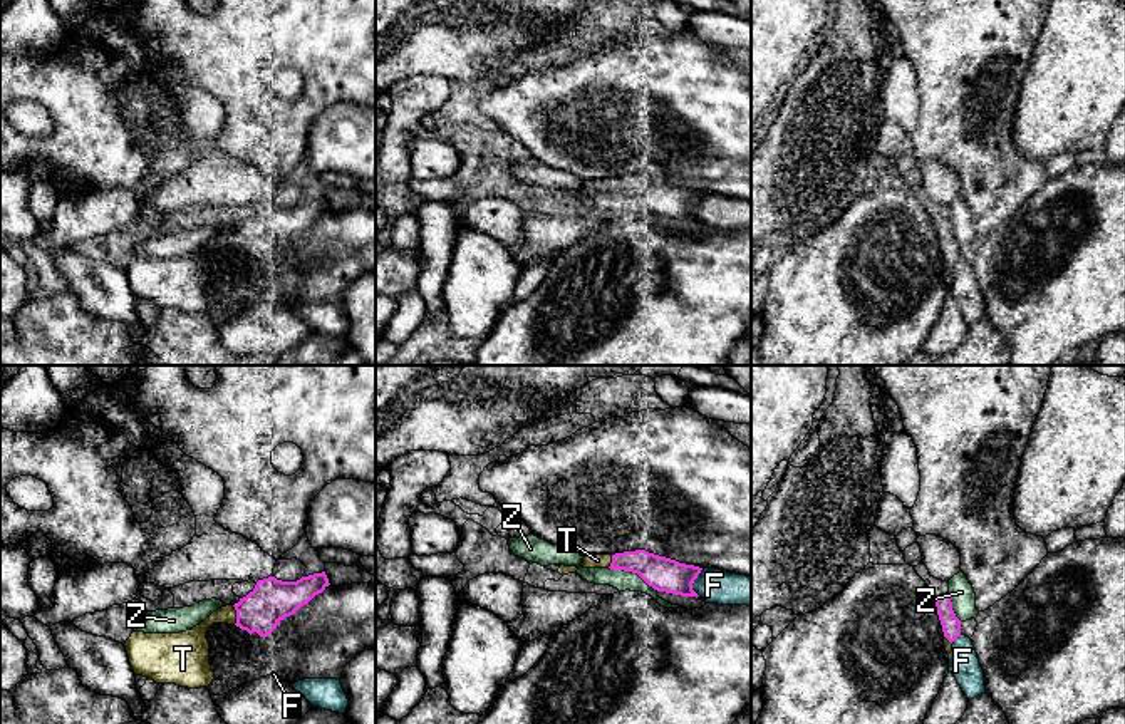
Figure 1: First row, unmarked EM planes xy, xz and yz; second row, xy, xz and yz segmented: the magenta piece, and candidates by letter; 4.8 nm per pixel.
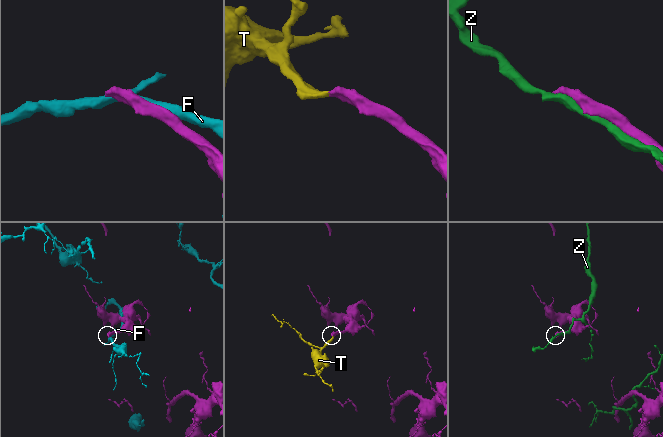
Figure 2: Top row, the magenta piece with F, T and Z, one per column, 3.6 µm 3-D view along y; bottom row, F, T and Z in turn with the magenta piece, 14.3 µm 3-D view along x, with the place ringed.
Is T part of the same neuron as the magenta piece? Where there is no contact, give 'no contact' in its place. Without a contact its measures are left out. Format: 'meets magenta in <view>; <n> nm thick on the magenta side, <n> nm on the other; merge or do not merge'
meets magenta in xy; 200 nm thick on the magenta side, 140 nm on the other; merge

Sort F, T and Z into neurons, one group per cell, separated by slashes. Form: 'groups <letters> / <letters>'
groups F / T / Z

